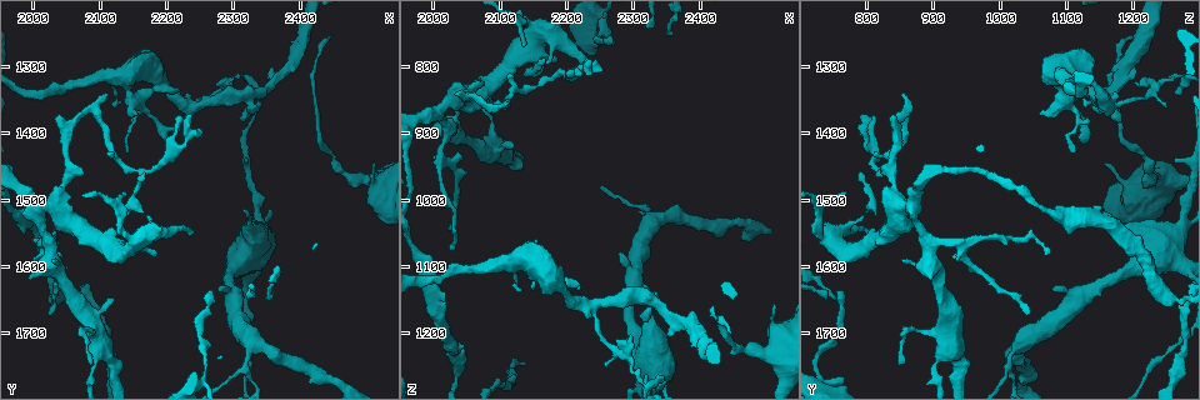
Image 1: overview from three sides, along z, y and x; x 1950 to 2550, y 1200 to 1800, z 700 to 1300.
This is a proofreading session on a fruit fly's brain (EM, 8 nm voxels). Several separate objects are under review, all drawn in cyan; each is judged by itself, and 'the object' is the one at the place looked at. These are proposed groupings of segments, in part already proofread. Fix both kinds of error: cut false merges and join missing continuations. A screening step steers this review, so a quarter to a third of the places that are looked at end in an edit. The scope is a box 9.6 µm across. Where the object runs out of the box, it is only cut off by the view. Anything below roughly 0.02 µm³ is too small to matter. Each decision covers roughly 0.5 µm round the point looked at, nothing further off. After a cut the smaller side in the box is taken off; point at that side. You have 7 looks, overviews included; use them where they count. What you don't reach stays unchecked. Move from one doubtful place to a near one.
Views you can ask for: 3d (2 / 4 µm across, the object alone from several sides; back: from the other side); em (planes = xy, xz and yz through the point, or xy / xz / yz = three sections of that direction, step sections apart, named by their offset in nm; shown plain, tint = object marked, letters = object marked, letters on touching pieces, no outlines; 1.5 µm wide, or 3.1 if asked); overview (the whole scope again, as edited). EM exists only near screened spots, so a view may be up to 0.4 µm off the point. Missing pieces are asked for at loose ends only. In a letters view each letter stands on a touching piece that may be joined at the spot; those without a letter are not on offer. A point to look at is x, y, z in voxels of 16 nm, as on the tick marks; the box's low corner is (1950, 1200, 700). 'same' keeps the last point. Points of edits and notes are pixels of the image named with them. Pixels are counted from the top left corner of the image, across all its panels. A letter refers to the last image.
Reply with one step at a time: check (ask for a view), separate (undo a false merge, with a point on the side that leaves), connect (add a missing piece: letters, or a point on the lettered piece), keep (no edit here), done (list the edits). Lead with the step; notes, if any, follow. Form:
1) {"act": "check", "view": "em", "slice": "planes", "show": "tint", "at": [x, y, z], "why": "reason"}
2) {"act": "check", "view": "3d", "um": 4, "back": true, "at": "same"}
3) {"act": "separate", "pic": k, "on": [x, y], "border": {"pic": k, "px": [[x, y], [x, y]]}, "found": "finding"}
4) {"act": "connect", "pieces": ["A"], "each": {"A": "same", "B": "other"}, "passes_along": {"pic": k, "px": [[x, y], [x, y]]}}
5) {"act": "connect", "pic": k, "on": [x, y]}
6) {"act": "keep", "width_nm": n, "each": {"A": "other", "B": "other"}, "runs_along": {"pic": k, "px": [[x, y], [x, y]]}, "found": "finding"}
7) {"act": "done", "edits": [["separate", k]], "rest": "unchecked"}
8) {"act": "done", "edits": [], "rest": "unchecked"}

{"act": "check", "view": "em", "slice": "planes", "show": "letters", "at": [2260, 1640, 760], "why": "tapers out"}

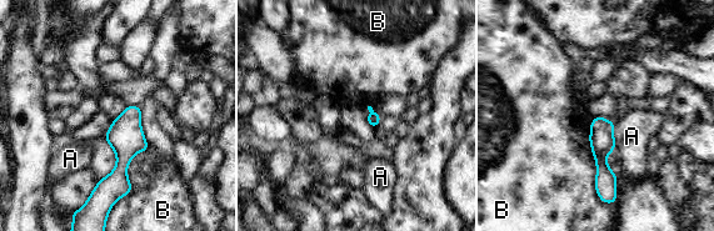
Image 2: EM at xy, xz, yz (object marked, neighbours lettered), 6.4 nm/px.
{"act": "keep", "longest_contact_nm": ["B", 440], "each": {"A": "other", "B": "other"}, "found": "none of them fits"}

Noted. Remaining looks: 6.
{"act": "check", "view": "3d", "um": 2, "at": [2115, 1345, 850], "why": "thin end"}

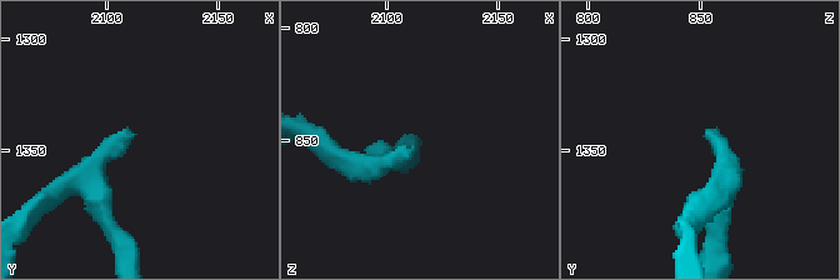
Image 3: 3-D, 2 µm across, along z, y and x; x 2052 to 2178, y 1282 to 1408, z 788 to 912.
{"act": "check", "view": "em", "slice": "planes", "show": "letters", "at": [2114, 1343, 856]}

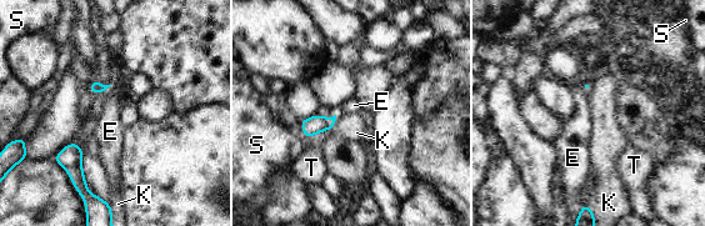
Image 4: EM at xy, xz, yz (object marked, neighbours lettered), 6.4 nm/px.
{"act": "keep", "each": {"E": "other", "K": "other", "S": "other", "T": "other"}, "border": {"pic": 4, "px": [[336, 115], [334, 127]]}, "found": "no lettered piece goes on from it"}

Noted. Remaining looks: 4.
{"act": "check", "view": "em", "slice": "planes", "show": "letters", "at": [2025, 1670, 1045], "why": "thin end"}

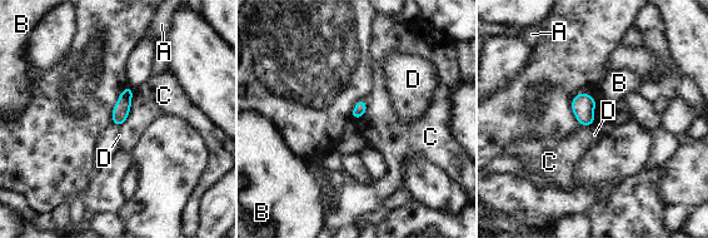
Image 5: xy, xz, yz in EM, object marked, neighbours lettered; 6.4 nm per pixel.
{"act": "keep", "each": {"A": "other", "B": "other", "C": "other", "D": "other"}, "found": "none of them fits"}

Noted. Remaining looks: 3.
{"act": "done", "edits": [], "rest": "unchecked"}

